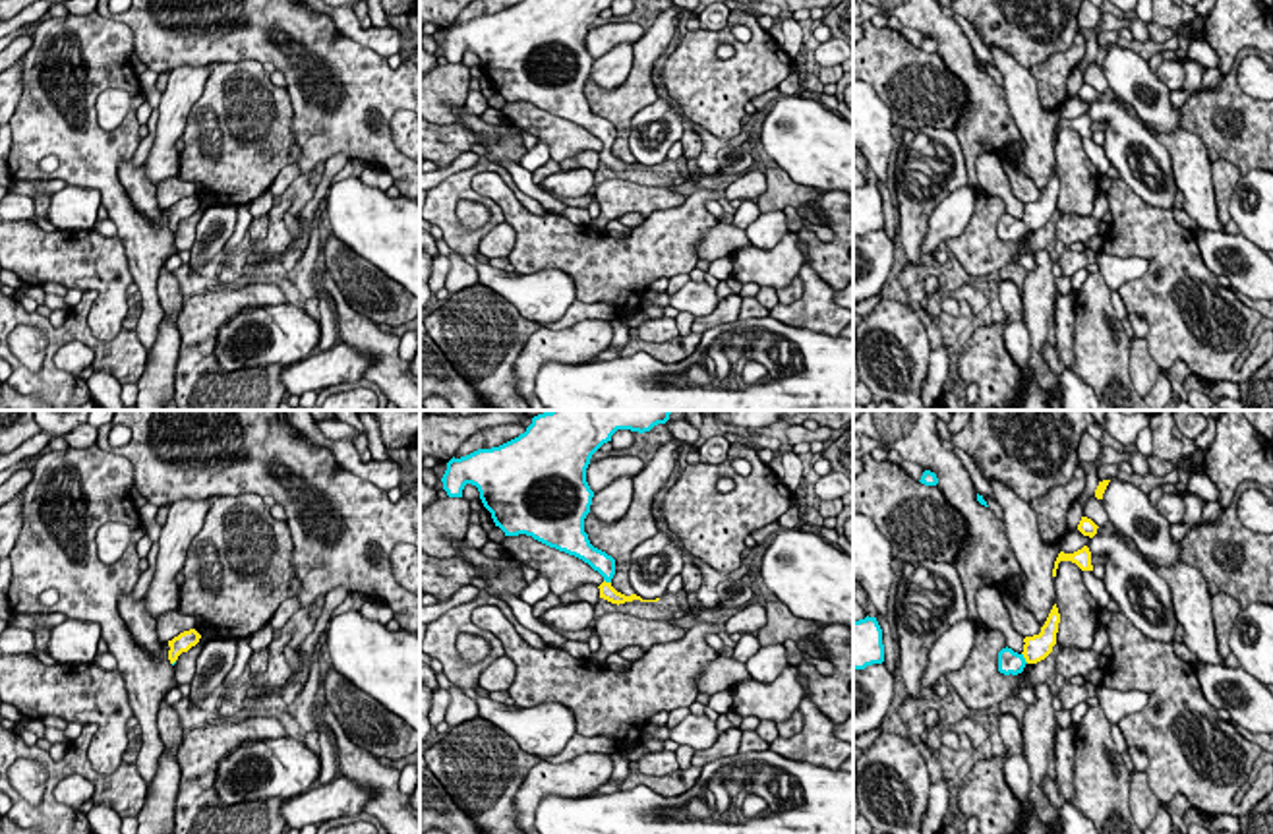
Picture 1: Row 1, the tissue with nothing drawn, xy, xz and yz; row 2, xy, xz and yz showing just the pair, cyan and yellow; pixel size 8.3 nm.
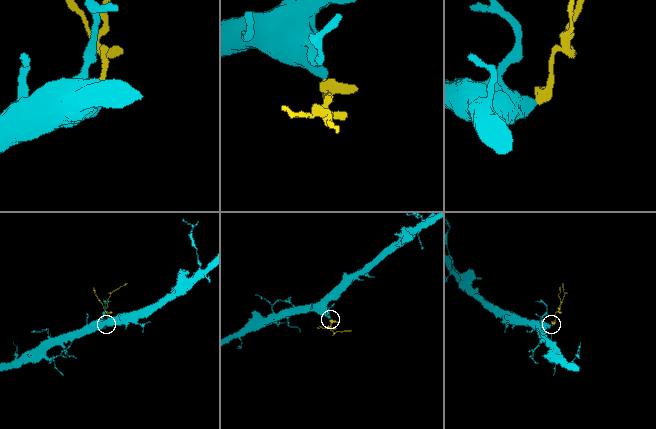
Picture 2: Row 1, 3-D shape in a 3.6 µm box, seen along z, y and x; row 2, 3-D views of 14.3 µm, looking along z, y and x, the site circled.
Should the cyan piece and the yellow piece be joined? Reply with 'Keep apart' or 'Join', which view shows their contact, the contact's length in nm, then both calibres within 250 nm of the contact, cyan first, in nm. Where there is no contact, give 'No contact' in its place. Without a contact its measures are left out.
Join. Touches cyan in yz. Shared border 110 nm. Thickness 190 nm (cyan) against 220 nm

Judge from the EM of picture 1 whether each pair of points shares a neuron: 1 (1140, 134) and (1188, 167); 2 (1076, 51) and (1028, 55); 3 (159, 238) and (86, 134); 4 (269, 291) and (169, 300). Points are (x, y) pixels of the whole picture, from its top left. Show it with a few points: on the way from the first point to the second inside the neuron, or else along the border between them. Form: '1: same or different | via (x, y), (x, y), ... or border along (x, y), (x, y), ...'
1: different | border along (1148, 128), (1167, 151), (1171, 175), (1179, 190)
2: different | border along (1080, 29), (1066, 49), (1055, 51), (1028, 68)
3: same | via (130, 219), (118, 208), (109, 184), (93, 163)
4: different | border along (184, 302), (175, 322)

